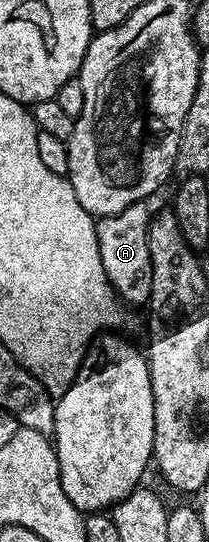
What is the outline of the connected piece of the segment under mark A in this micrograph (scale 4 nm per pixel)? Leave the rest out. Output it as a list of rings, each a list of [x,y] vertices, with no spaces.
[[[147,201],[135,202],[130,204],[130,208],[122,208],[122,212],[114,212],[96,218],[98,252],[102,256],[102,268],[106,268],[108,282],[116,289],[116,295],[129,307],[143,307],[152,291],[148,229],[153,215],[150,210],[148,214],[148,205]]]

